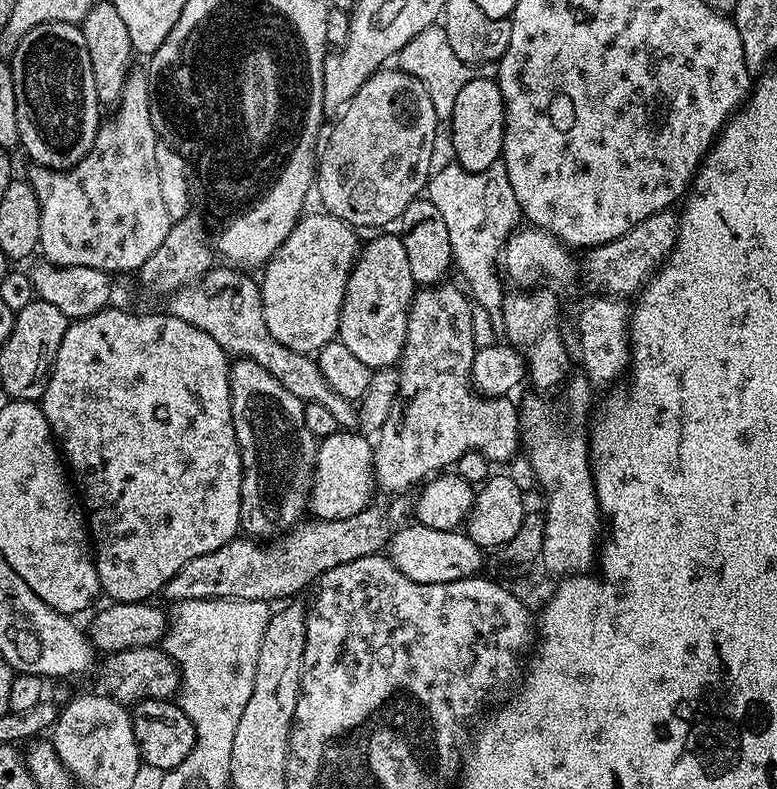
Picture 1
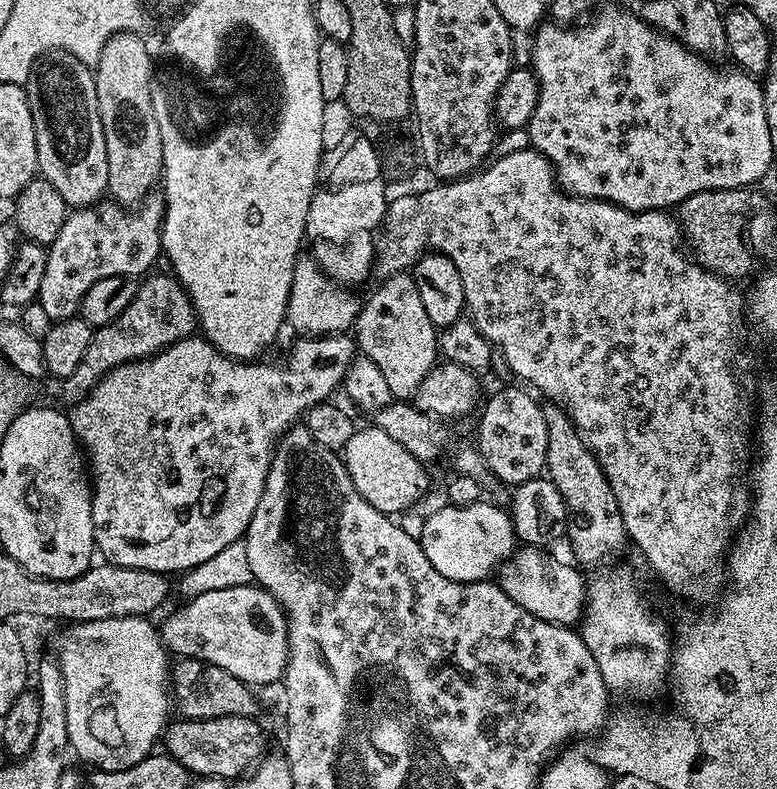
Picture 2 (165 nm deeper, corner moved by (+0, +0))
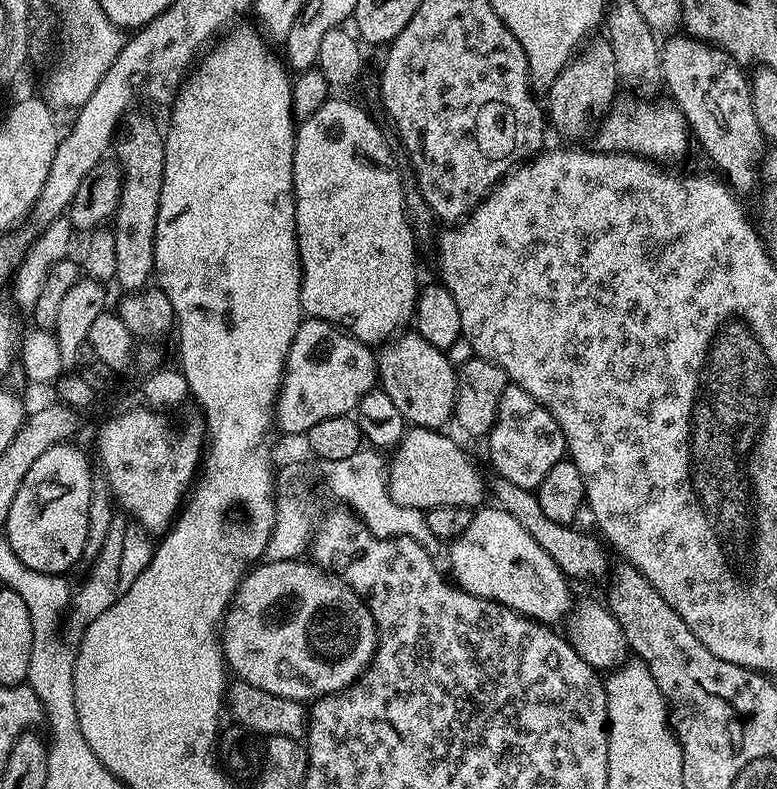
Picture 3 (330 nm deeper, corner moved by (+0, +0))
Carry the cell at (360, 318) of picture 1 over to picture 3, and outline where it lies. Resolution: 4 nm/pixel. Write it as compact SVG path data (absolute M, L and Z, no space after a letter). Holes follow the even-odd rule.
M408 331L387 341L379 349L379 387L390 396L395 408L409 425L443 429L443 424L451 421L456 411L457 369L448 361L447 351L426 342L417 331Z

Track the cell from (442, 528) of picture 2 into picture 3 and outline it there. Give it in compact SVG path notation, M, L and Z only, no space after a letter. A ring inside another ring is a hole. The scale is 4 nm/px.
M495 506L481 507L473 515L470 526L466 526L464 533L451 541L450 548L452 553L449 554L448 560L452 563L451 575L455 583L478 598L493 600L538 624L549 626L556 626L559 620L561 623L574 607L572 592L568 589L568 577L554 562L554 558L550 558L550 554L546 554L546 550L542 550L542 546L538 546L538 542L534 542L530 534L526 534L526 526L522 526L522 522L517 522L510 514L506 514L506 510Z

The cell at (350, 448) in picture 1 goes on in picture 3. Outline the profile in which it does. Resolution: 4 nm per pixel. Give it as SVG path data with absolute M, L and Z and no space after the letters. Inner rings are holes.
M409 427L386 464L390 498L398 506L427 510L438 506L479 509L486 500L486 476L476 469L468 452L456 440L435 428Z

